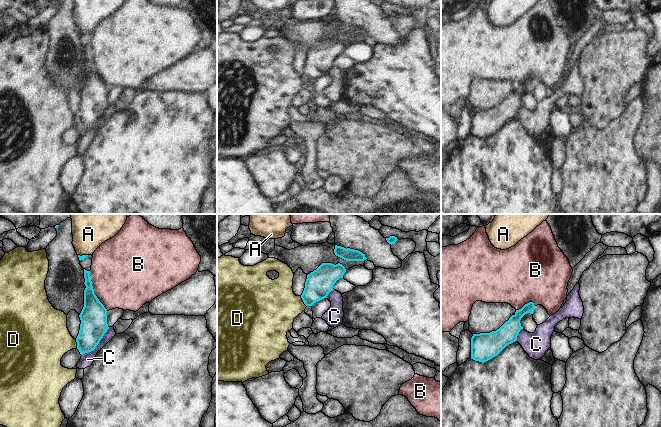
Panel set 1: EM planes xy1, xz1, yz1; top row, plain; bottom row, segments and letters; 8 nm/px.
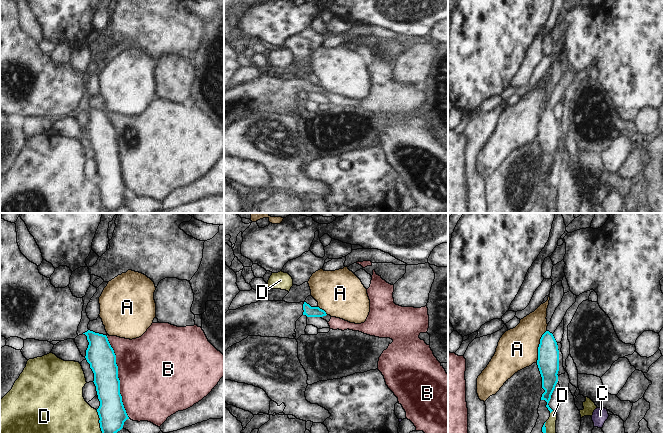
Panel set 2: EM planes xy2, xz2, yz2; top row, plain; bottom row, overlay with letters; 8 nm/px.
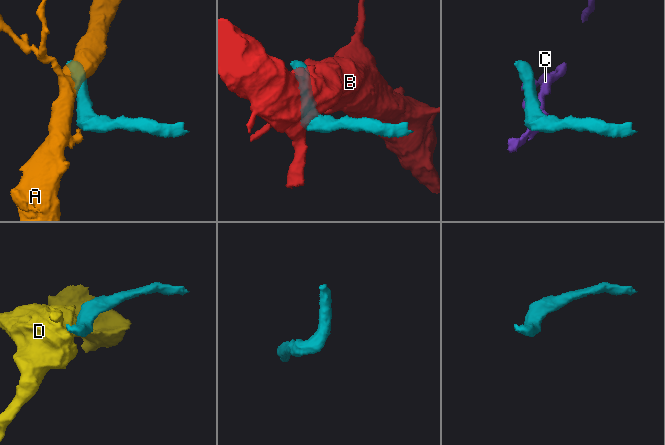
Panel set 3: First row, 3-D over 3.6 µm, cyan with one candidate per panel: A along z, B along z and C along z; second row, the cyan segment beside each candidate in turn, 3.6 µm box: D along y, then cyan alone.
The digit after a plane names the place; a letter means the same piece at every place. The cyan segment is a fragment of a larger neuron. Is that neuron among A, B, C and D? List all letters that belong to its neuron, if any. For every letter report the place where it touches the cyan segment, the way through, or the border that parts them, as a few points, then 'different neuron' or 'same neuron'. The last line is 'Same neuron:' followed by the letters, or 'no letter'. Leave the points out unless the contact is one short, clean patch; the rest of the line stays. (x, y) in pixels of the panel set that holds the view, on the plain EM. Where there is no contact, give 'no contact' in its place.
A: yz2 (539, 122) | along yz2 (546, 106), (540, 115), (536, 138) | different neuron
B: xy2 (117, 152) | different neuron
C: xy1 (98, 119) | along xy1 (109, 103), (99, 119), (92, 126), (82, 131) | different neuron
D: xz1 (303, 77) | along xz1 (300, 72), (306, 82) | different neuron
Same neuron: no letter

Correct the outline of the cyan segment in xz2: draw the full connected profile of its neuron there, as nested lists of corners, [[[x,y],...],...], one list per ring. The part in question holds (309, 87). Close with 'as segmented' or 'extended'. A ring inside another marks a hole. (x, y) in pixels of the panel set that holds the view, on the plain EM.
[[[265,74],[224,90],[224,128],[248,112],[295,115],[296,97],[302,92],[323,93],[326,88],[306,78],[287,79]]] | extended

